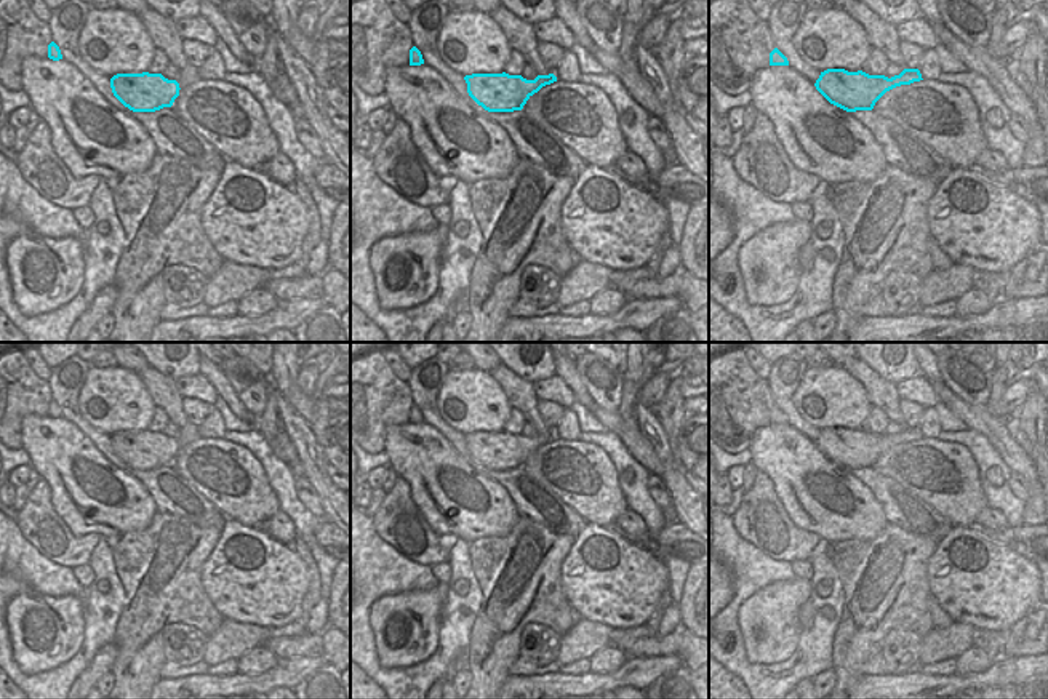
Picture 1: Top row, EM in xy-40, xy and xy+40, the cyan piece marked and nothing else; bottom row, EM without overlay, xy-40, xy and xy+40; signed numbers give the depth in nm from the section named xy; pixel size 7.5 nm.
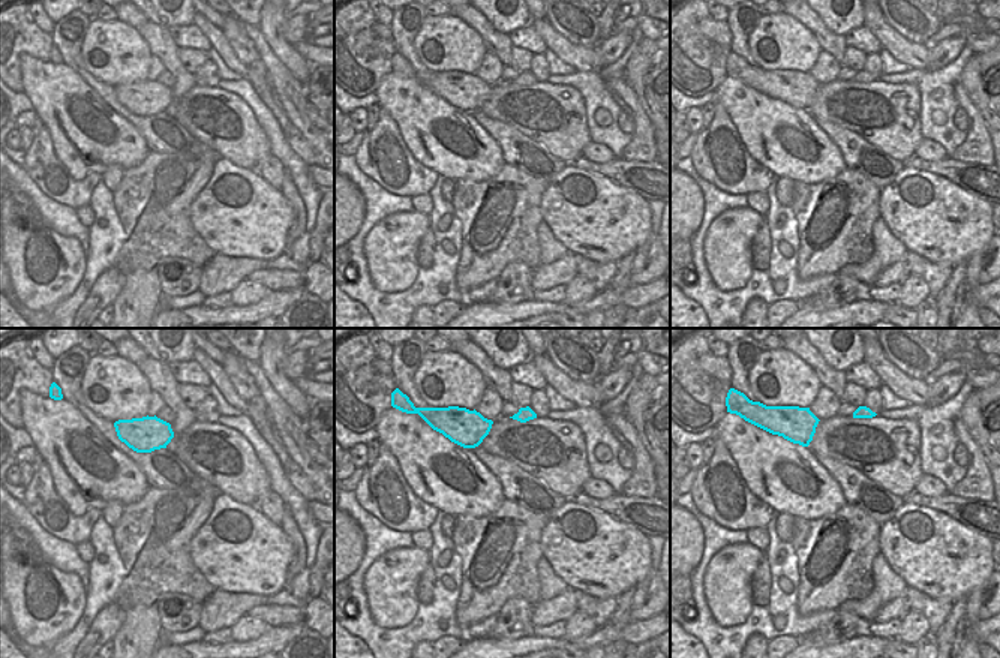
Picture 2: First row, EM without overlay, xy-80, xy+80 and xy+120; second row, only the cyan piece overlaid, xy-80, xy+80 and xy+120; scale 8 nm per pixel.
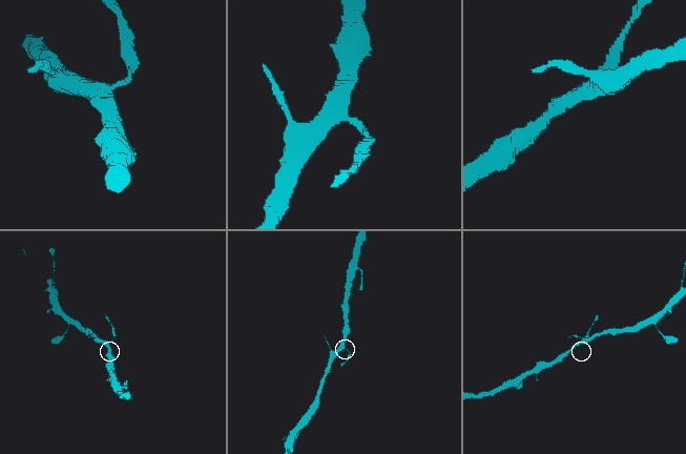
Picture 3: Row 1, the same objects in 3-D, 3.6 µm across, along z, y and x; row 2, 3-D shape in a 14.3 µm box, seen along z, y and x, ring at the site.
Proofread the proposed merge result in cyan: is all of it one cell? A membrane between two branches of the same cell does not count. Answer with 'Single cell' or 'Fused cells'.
Single cell.

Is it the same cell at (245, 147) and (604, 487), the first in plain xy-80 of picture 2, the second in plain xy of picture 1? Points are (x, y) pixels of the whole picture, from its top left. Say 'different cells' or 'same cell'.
same cell

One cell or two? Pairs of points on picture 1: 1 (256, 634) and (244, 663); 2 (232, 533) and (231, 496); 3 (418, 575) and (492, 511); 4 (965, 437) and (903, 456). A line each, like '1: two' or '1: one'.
1: two
2: two
3: two
4: two

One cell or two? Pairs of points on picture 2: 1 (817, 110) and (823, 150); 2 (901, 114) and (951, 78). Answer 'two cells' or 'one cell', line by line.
1: two cells
2: two cells

